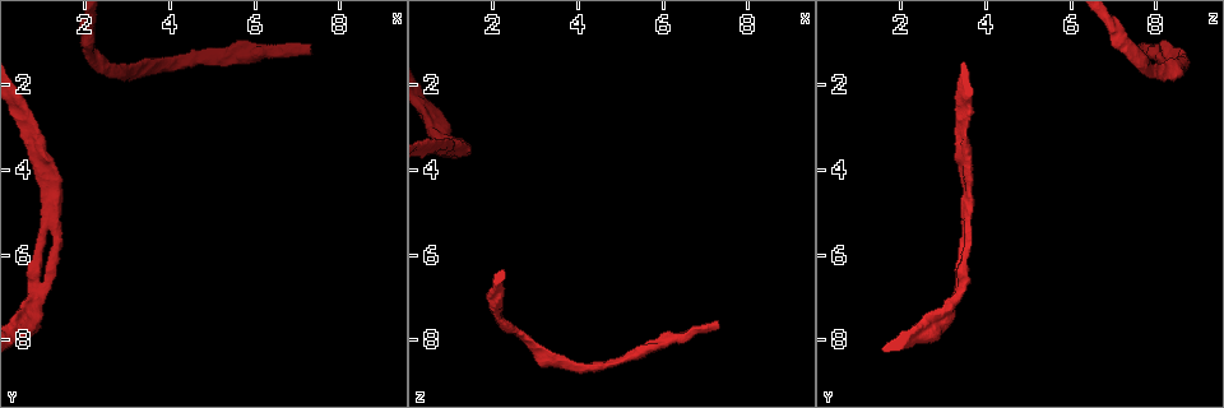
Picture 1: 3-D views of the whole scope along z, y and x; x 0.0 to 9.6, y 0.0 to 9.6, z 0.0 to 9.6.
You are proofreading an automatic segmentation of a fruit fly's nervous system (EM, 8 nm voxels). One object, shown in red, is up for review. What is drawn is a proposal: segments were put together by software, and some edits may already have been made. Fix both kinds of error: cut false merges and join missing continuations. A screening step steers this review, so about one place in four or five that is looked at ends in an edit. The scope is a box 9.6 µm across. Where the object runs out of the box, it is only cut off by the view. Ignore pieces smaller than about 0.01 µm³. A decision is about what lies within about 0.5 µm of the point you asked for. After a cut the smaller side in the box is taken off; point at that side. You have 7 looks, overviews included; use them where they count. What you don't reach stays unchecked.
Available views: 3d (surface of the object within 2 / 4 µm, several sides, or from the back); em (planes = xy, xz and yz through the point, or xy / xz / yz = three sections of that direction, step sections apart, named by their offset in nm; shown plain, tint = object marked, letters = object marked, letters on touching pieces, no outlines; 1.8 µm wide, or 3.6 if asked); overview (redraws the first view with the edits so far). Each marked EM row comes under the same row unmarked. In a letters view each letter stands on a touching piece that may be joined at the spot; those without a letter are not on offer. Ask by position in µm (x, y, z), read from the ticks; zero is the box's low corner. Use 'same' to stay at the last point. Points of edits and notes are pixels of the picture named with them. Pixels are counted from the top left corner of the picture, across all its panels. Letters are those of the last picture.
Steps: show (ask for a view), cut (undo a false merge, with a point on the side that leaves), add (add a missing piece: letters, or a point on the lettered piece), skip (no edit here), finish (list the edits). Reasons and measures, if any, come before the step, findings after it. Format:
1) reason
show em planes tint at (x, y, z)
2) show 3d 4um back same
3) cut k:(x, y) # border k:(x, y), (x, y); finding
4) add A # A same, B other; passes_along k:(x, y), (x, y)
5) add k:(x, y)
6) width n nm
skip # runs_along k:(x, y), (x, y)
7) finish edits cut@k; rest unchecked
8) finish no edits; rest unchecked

sudden change in width
show em planes letters at (0.70, 7.35, 3.10)

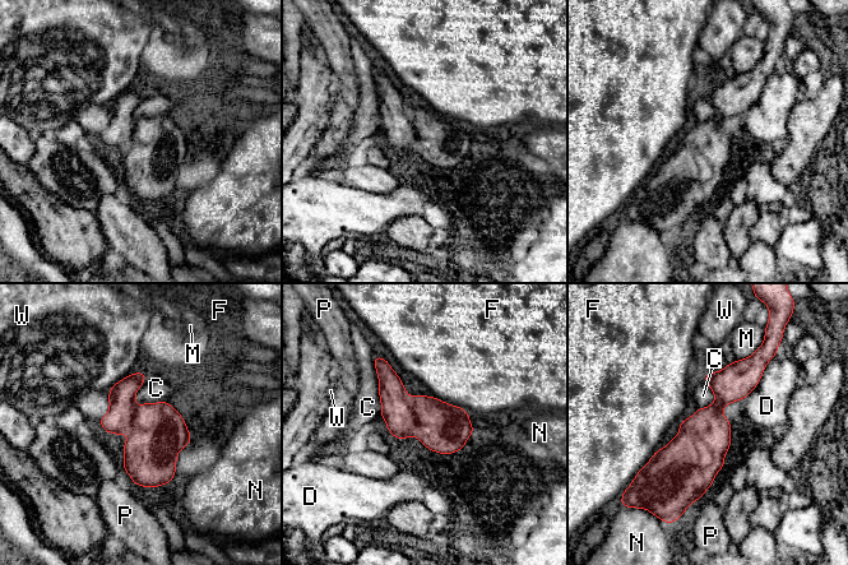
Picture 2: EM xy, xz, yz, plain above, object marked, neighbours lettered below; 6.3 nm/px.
skip # C other, D other, F other, M other, N other, P other, W other; border 2:(374, 355), (380, 415); all the same neuron

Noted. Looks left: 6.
show em planes letters at (1.35, 5.50, 3.45)

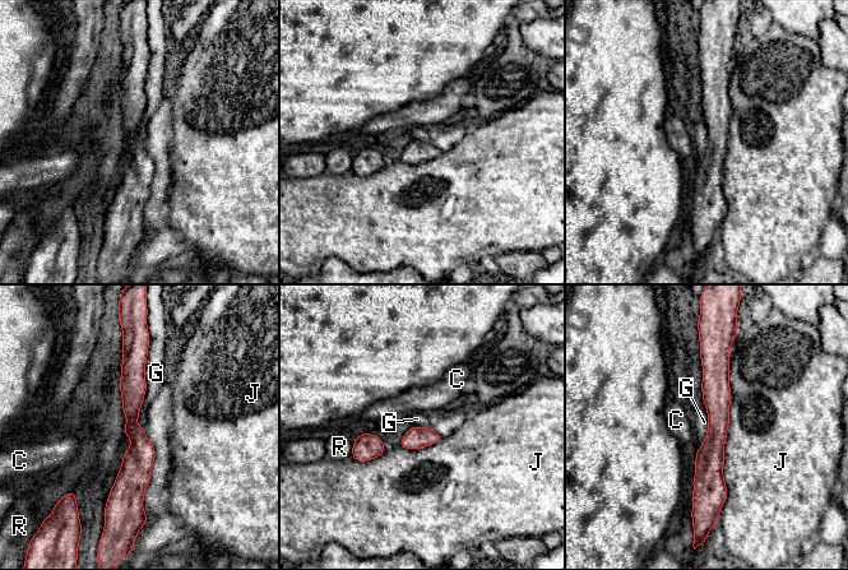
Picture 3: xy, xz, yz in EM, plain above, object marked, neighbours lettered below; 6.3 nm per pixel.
width 140 nm
skip # C other, G other, J other, R other; one neuron here

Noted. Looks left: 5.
three-way junction
show 3d 4um at (0.75, 3.15, 3.40)

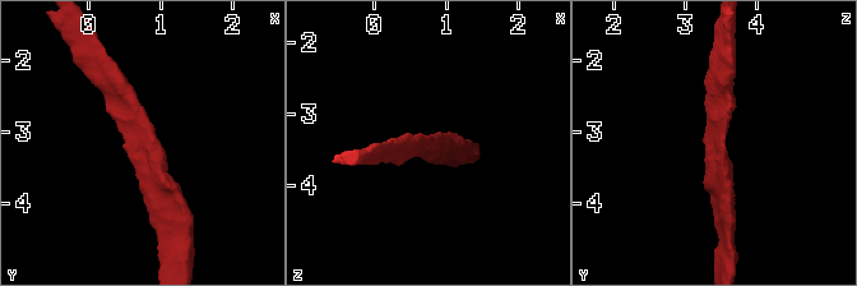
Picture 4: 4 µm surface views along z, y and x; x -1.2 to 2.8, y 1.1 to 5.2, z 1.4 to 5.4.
arms 3; arm_widths 180, 200, 220 nm; need the tissue
show em yz step 4 tint at (0.80, 3.20, 3.45)

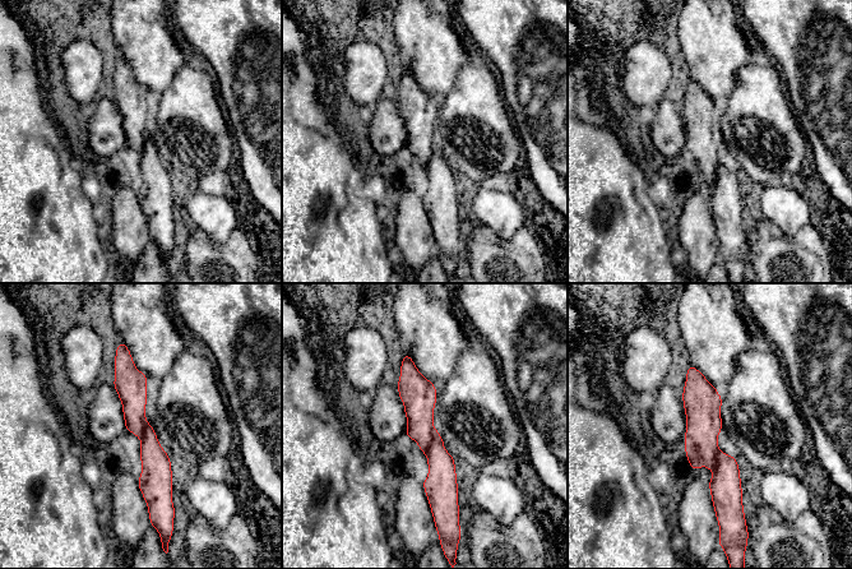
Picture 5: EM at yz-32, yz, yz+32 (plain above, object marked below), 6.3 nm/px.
see the neighbours
show em yz step 4 letters same

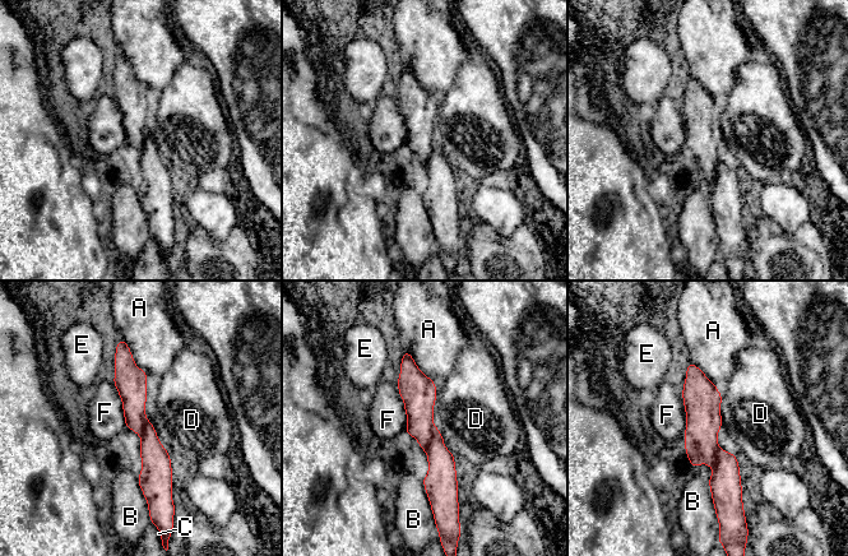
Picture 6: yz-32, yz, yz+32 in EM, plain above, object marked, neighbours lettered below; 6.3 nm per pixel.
skip # A other, B other, C other, D other, E other, F other; runs_along 6:(125, 348), (153, 499); continuous, no second neuron

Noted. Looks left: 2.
finish no edits; rest unchecked

